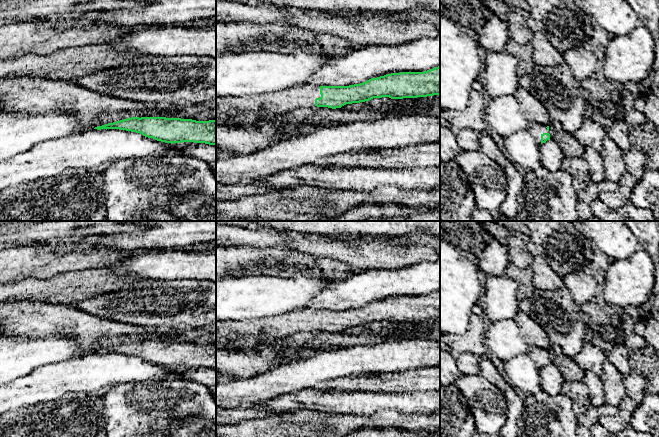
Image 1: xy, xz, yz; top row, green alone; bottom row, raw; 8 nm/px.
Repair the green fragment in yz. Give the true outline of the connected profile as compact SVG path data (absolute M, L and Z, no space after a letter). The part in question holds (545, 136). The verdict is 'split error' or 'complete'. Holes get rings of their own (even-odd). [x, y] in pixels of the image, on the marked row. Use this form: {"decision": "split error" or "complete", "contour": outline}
{"decision": "split error", "contour": "M528 123L526 129L539 145L550 139L549 126L538 123Z"}

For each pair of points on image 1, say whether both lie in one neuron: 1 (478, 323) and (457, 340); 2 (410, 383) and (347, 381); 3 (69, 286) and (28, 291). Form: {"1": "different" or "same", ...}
{"1": "same", "2": "same", "3": "same"}

